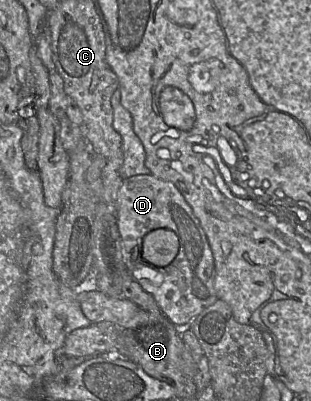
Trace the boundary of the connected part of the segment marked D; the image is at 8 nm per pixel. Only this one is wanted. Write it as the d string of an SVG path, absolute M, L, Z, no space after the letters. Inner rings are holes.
M136 175L124 179L118 193L117 226L121 237L122 255L142 259L143 238L156 229L171 229L179 239L179 252L165 268L140 262L131 276L151 294L162 314L180 329L188 327L205 308L217 299L215 262L212 249L199 219L178 188L154 175Z

